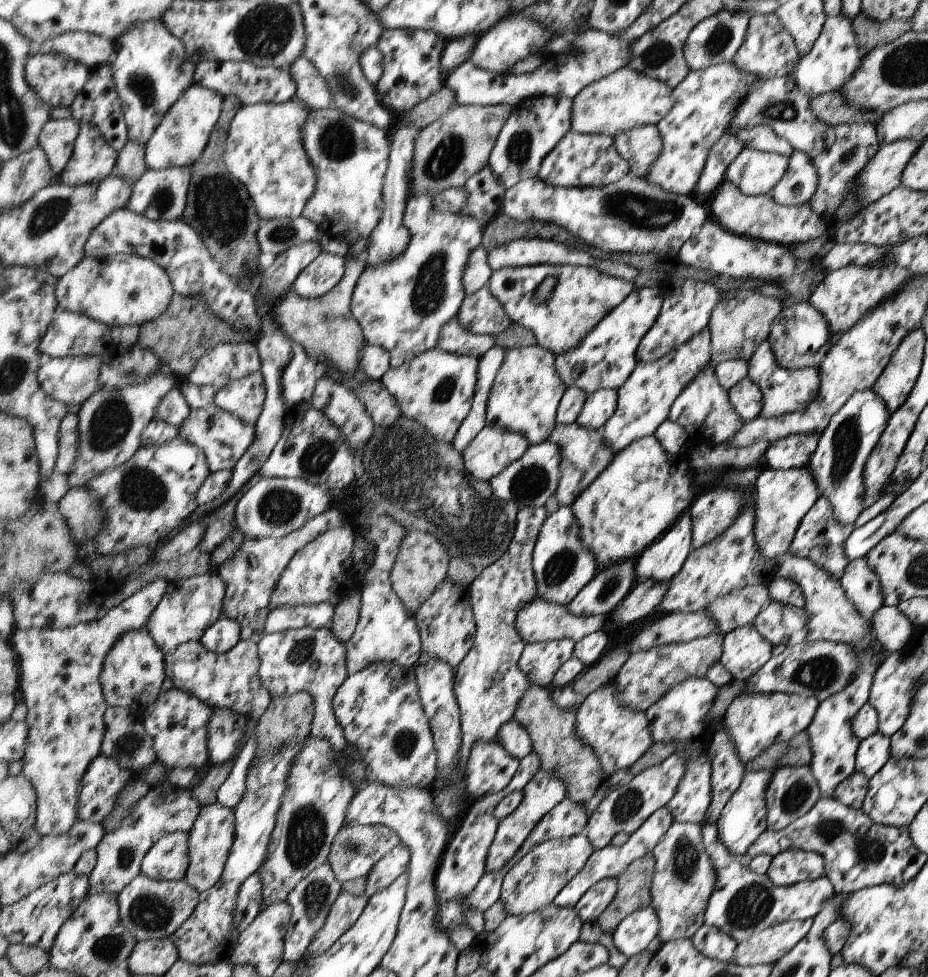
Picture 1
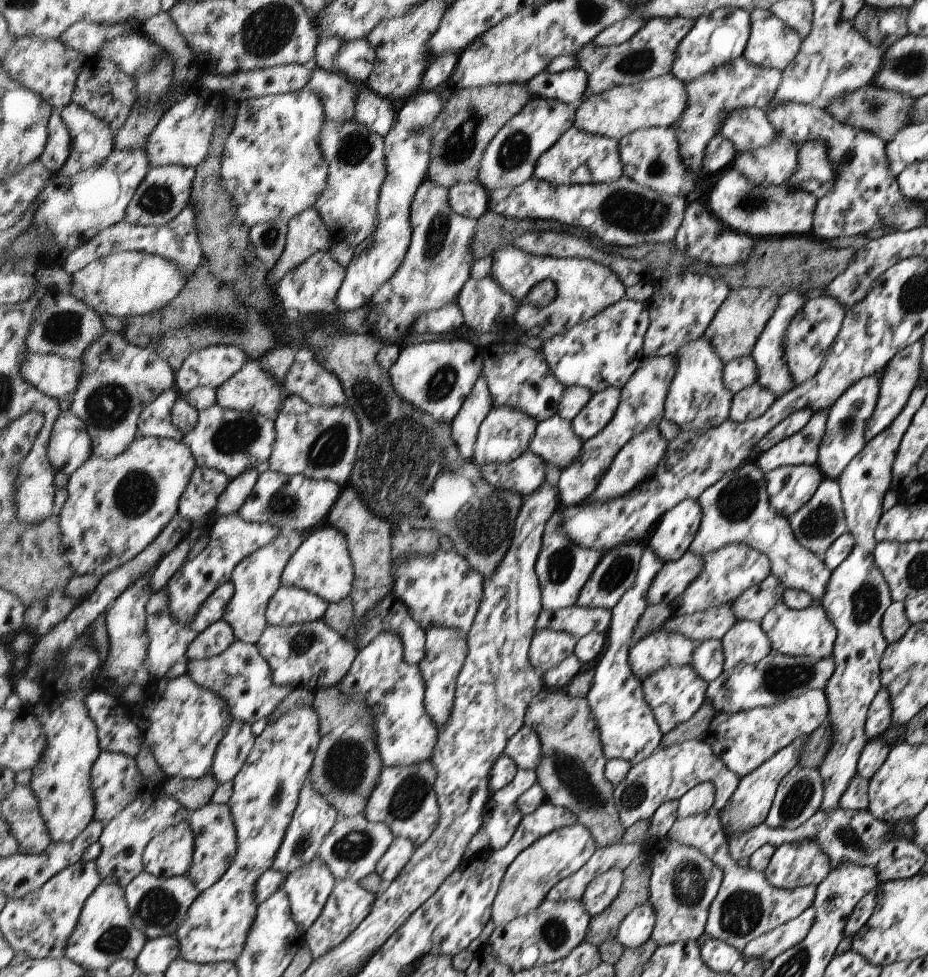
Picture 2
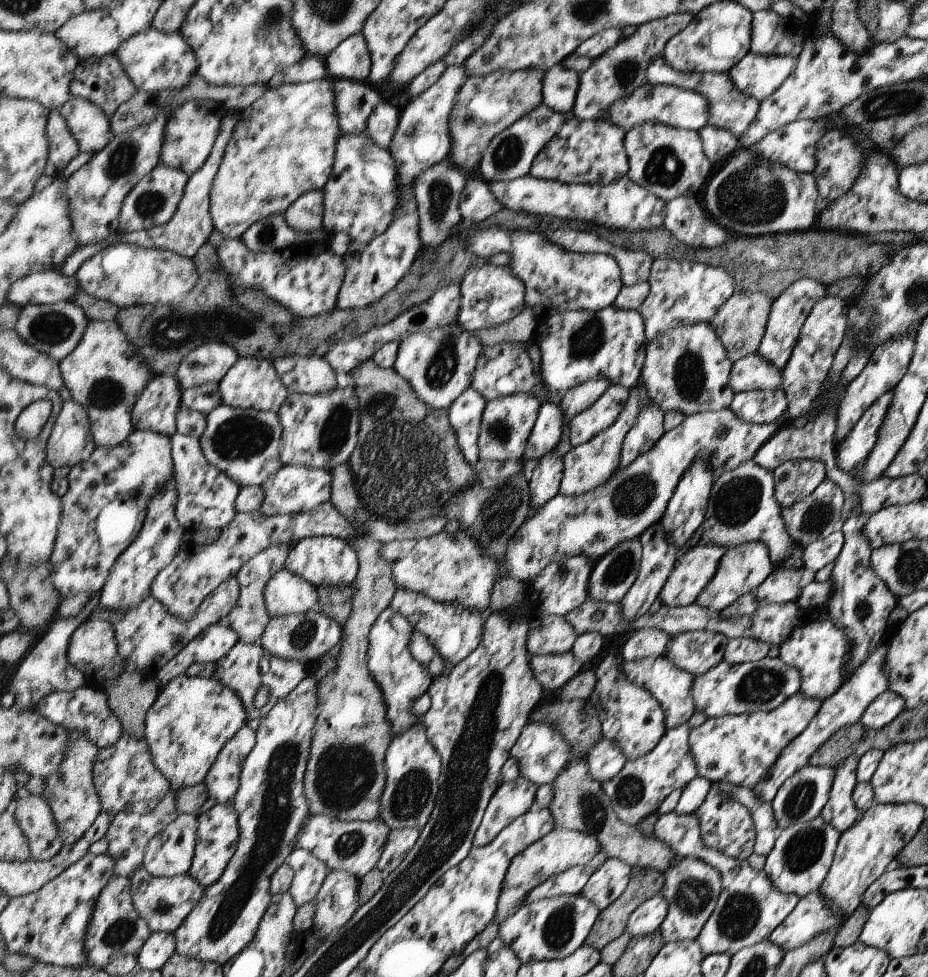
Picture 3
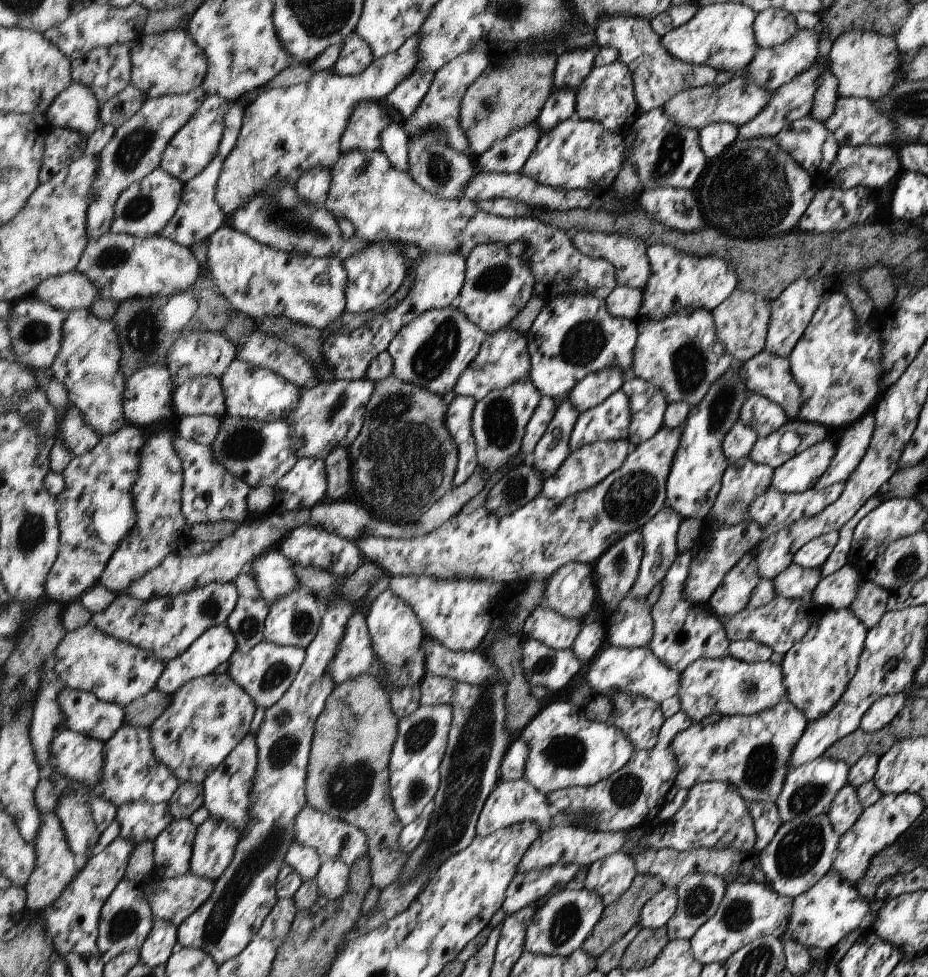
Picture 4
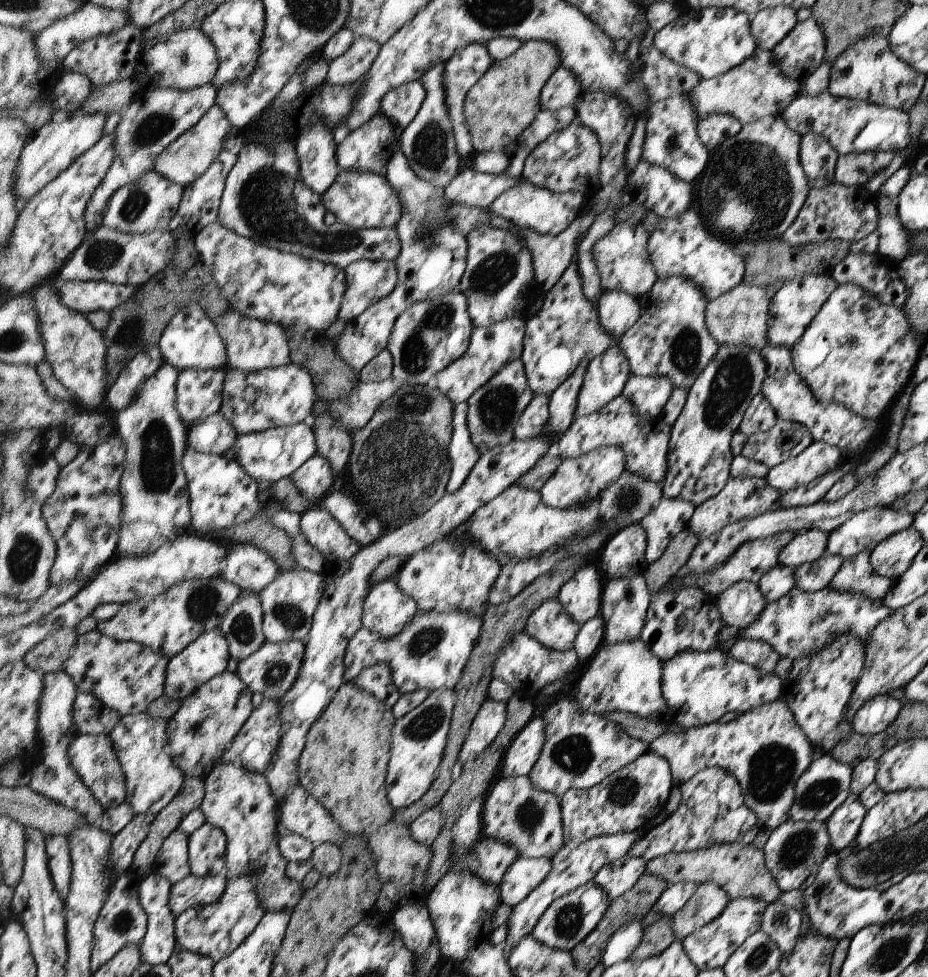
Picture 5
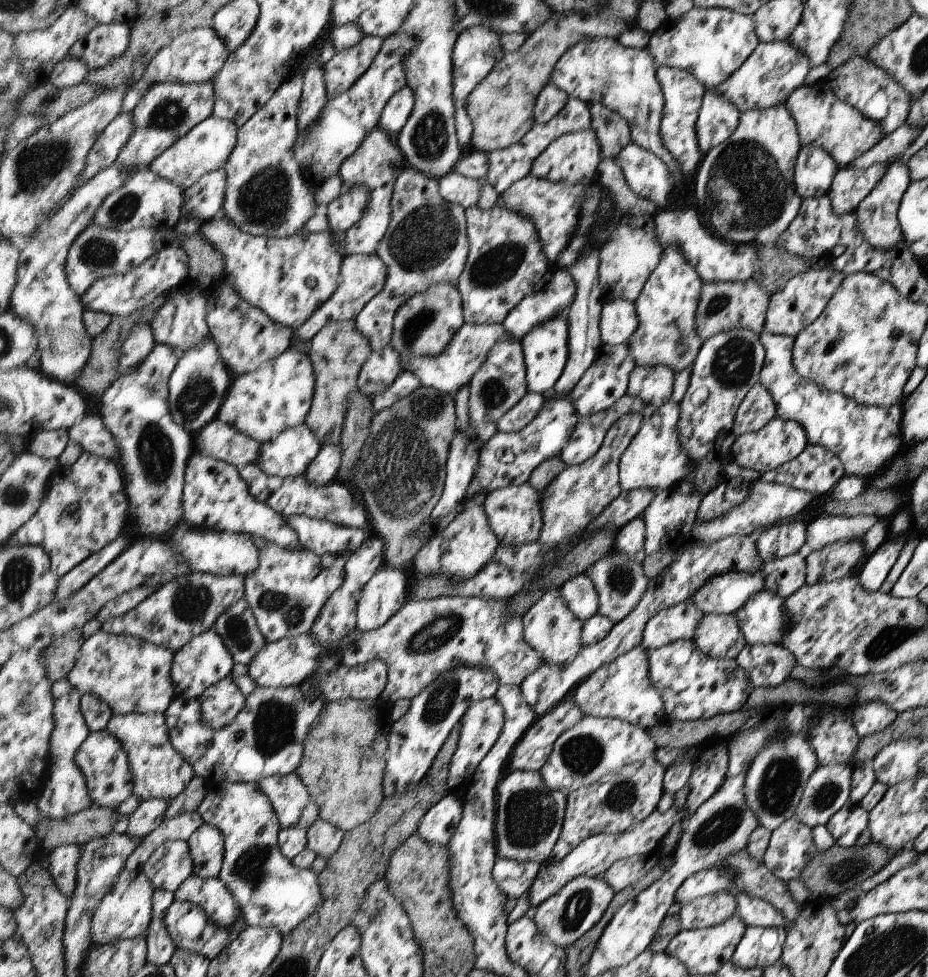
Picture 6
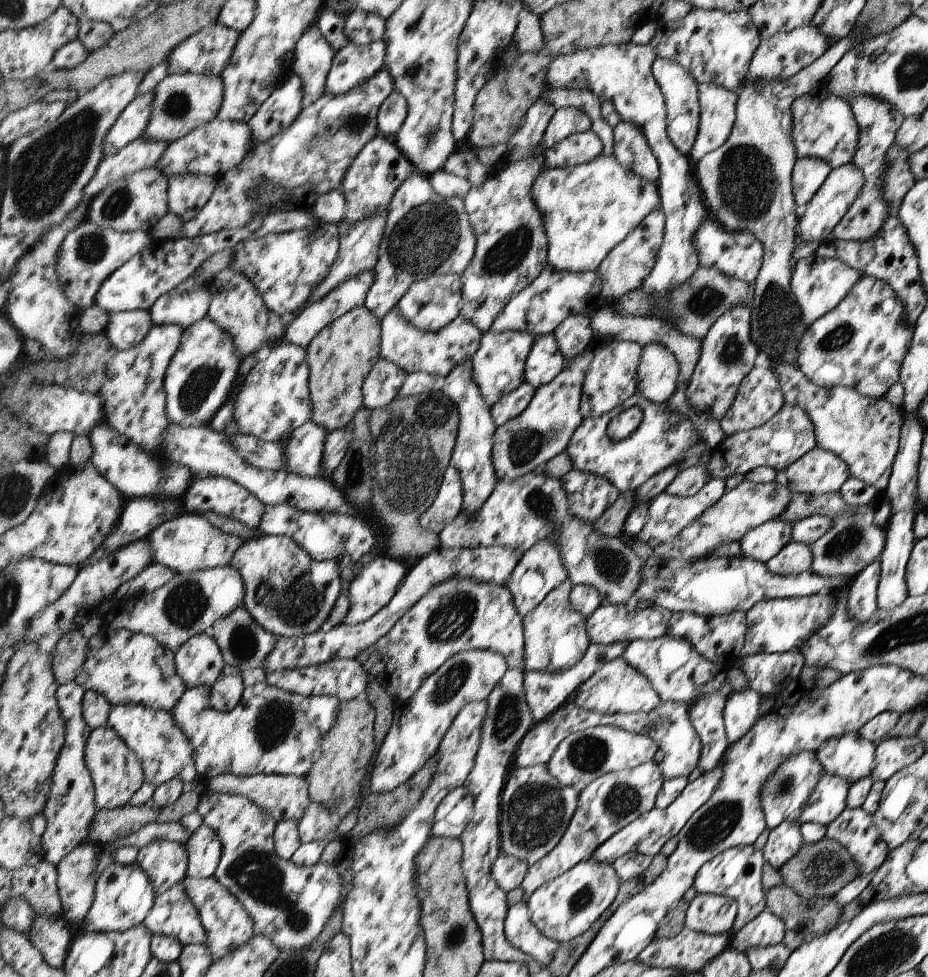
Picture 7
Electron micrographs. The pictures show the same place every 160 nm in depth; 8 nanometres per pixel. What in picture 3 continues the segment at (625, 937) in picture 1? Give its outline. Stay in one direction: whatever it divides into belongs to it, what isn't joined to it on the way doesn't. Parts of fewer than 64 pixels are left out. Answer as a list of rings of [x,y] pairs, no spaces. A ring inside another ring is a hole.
[[[657,894],[646,900],[629,918],[629,924],[625,932],[633,939],[647,936],[658,931],[669,914],[669,902],[662,894]]]

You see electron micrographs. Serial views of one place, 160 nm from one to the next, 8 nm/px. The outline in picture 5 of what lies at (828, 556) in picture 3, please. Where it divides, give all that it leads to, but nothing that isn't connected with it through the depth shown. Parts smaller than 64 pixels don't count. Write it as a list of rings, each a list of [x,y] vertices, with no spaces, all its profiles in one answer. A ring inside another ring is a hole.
[[[812,529],[798,532],[790,544],[779,554],[779,565],[786,568],[801,567],[804,563],[814,562],[826,554],[829,534],[823,530]]]

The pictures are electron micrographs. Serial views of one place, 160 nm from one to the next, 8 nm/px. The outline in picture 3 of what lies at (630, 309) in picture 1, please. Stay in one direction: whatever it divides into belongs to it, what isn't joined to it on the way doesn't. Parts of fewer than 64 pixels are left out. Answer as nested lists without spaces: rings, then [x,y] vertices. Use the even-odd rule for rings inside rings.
[[[606,307],[599,312],[566,310],[538,322],[530,344],[540,349],[540,376],[549,391],[570,391],[594,378],[608,378],[626,389],[636,387],[645,367],[645,320],[638,310]]]

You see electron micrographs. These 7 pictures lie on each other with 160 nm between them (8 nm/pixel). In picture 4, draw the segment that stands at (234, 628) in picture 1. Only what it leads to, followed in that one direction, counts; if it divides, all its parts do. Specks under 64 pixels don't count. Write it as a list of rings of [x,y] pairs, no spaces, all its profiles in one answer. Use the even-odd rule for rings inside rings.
[[[222,625],[214,626],[202,634],[184,654],[178,656],[178,659],[166,664],[166,672],[162,674],[158,689],[165,694],[174,695],[179,692],[182,686],[190,683],[190,680],[212,674],[218,665],[228,662],[236,650],[237,640],[232,630]]]

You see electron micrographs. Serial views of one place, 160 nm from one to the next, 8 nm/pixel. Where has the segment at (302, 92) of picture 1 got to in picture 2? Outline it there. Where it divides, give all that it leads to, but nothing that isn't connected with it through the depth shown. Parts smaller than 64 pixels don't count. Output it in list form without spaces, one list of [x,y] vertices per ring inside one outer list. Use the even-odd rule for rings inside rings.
[[[315,66],[307,86],[323,98],[327,120],[346,122],[354,119],[354,86],[346,82],[342,74]]]

